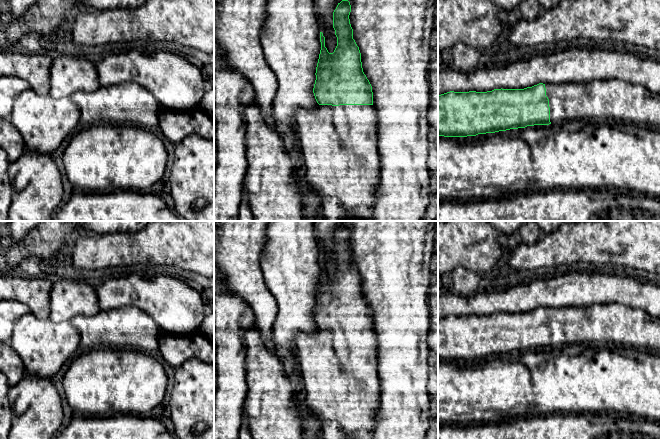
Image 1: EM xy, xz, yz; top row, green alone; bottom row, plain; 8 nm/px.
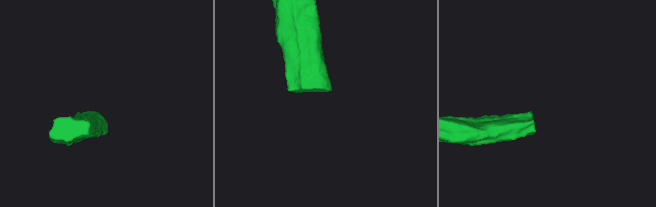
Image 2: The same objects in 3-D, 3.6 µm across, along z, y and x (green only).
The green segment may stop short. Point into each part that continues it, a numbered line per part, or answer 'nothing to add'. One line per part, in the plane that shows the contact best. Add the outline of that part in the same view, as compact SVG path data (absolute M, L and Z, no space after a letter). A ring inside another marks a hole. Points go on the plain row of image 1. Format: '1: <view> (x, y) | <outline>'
1: xz (341, 384) | M320 329L296 337L305 403L320 422L320 439L373 439L380 396L376 344L372 329Z

